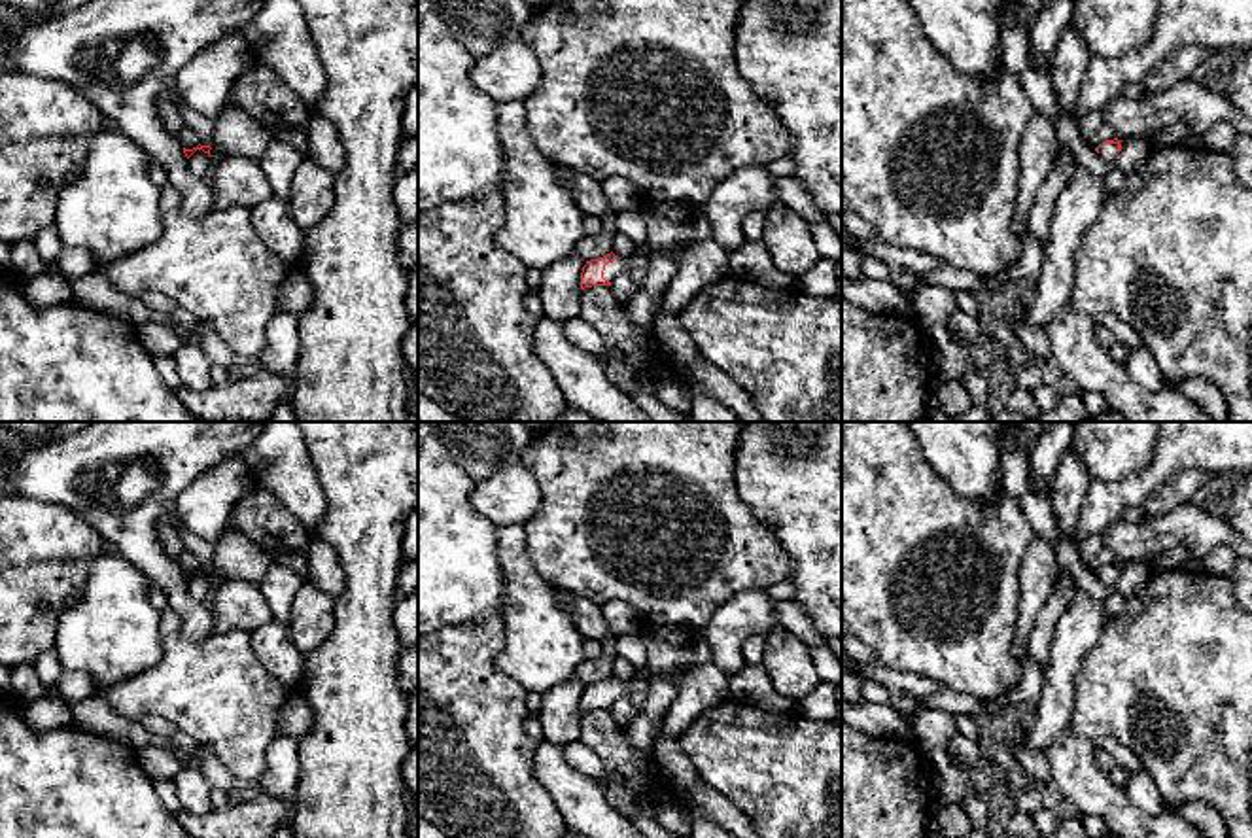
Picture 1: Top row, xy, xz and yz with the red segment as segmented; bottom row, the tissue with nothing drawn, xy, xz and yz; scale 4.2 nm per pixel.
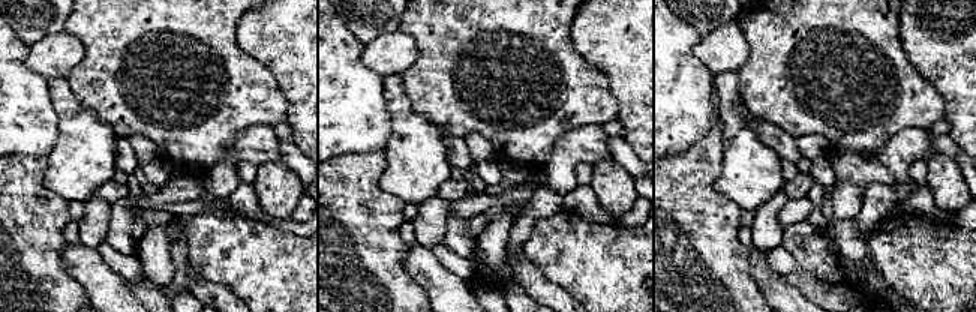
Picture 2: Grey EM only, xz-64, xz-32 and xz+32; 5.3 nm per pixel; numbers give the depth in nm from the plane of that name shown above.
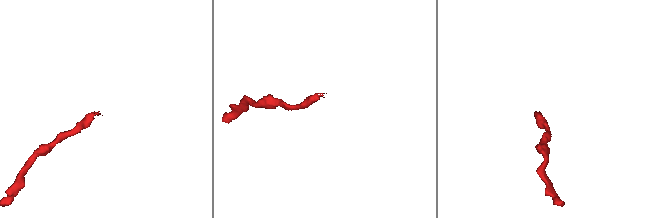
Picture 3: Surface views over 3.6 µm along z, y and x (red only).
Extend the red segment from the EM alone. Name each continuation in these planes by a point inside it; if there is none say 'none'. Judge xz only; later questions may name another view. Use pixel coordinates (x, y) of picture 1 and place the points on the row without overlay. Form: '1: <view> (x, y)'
1: xz (634, 687)

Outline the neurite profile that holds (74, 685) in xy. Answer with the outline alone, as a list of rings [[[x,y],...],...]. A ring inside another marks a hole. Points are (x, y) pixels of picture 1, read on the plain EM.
[[[62,670],[57,681],[59,694],[68,702],[79,702],[98,692],[95,679],[81,670]]]

